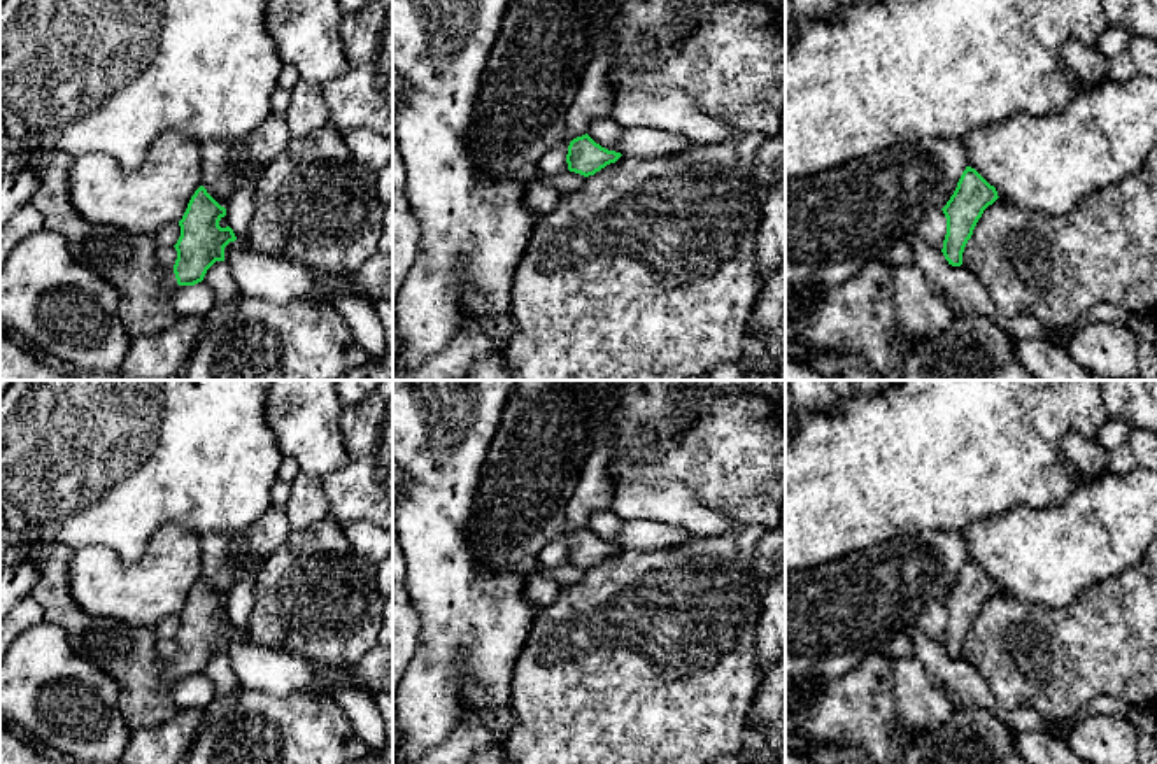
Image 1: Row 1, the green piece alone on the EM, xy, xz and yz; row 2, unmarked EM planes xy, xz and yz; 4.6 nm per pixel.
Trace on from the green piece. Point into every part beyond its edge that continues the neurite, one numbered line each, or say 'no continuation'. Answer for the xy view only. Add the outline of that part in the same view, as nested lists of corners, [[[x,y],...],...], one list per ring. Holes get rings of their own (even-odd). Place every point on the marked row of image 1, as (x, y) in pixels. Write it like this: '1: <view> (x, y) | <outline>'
1: xy (127, 260) | [[[0,121],[0,158],[18,156],[33,158],[37,165],[28,168],[39,175],[39,187],[30,203],[40,212],[44,228],[61,235],[67,240],[72,258],[100,273],[119,293],[117,314],[131,338],[160,333],[177,321],[172,307],[172,293],[179,287],[174,270],[161,270],[156,263],[154,235],[131,233],[107,224],[93,224],[86,221],[74,207],[68,196],[68,172],[74,156],[60,149],[26,149],[12,140]]]

